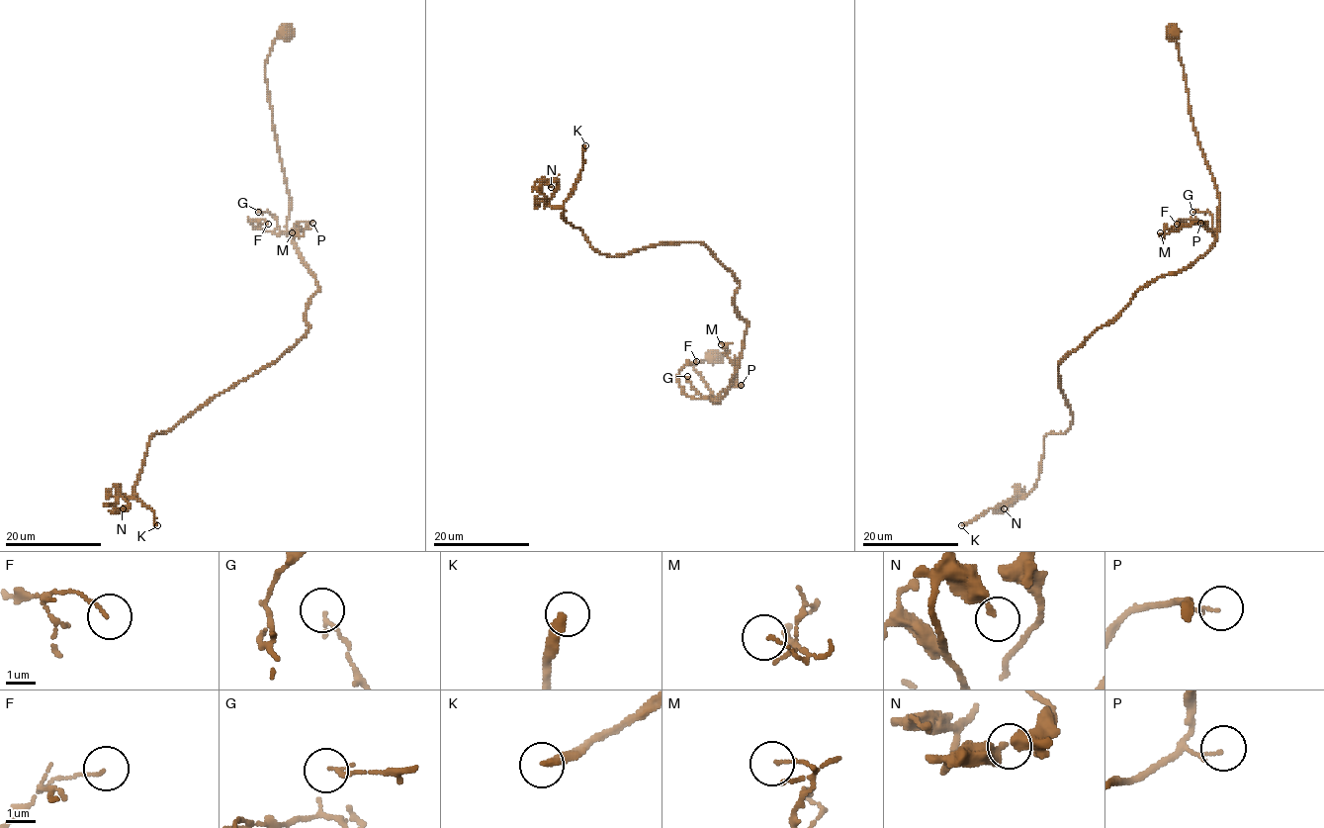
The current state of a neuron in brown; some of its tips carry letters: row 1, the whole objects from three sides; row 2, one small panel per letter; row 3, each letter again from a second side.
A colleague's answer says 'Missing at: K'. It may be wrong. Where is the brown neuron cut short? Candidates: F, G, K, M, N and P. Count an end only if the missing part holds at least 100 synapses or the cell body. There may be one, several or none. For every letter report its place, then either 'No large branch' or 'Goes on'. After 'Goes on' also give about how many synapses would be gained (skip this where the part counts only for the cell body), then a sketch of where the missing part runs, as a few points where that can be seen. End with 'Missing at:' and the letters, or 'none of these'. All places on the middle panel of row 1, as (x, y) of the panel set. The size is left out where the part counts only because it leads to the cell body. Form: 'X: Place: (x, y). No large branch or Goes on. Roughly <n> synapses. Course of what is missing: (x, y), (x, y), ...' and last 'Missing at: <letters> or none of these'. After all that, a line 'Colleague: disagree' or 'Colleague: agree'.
F: Place: (696, 361). No large branch
G: Place: (687, 376). No large branch
K: Place: (585, 145). Goes on. Roughly 110 synapses. Course of what is missing: (585, 145), (588, 127), (602, 121), (611, 143), (602, 152), (587, 159), (573, 157), (568, 149), (598, 168)
M: Place: (721, 344). No large branch
N: Place: (551, 187). No large branch
P: Place: (741, 385). No large branch
Missing at: K
Colleague: agree

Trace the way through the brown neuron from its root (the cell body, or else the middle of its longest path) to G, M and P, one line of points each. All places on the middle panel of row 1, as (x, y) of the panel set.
G: (715, 359), (704, 359), (694, 368), (718, 404), (703, 397), (687, 376)
M: (715, 359), (694, 368), (718, 404), (716, 397), (735, 382), (737, 368), (724, 353), (727, 345), (721, 344)
P: (715, 359), (704, 359), (694, 365), (718, 404), (715, 403), (722, 391), (741, 385)

